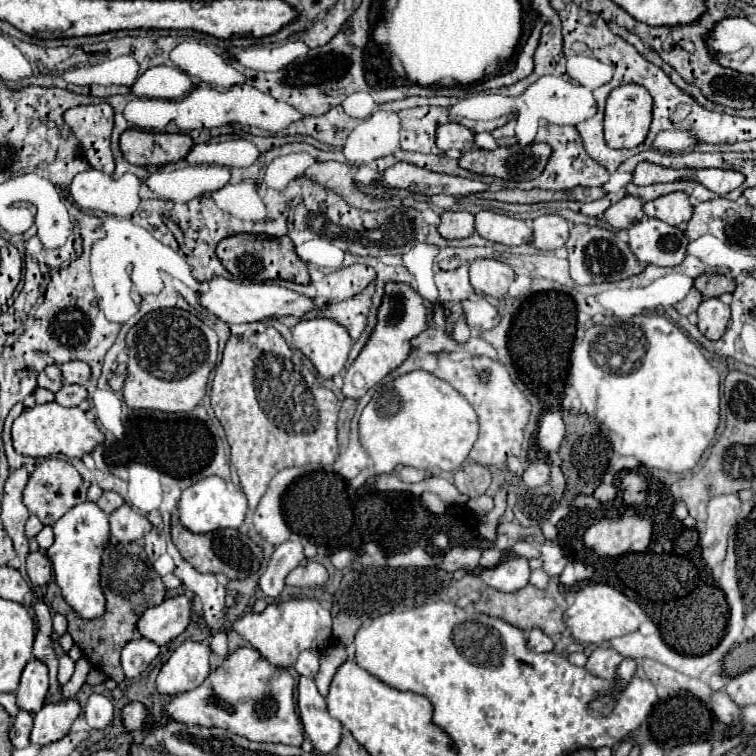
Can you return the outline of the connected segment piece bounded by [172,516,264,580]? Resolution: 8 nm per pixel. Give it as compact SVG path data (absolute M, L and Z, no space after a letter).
M172 516L172 542L198 572L212 572L212 574L224 574L228 580L244 580L252 574L256 574L264 562L264 552L262 548L246 536L240 536L238 530L218 530L210 534L194 534L186 530L180 522L178 516Z

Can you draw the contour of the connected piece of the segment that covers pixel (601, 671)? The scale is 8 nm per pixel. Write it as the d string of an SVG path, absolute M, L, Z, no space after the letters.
M594 648L594 652L588 656L588 662L586 662L586 670L592 672L594 676L598 678L604 678L604 680L614 680L616 676L616 666L622 662L622 656L612 650L612 648Z

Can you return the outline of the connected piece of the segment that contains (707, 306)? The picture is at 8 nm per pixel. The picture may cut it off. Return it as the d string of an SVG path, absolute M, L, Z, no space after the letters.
M718 298L702 300L698 308L698 330L708 340L720 340L728 328L730 306L722 304Z

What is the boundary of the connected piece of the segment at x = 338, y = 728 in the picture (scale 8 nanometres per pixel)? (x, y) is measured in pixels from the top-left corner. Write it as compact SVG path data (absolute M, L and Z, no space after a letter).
M302 676L298 684L298 710L306 736L322 754L332 752L342 738L342 724L326 710L326 700L312 678Z

